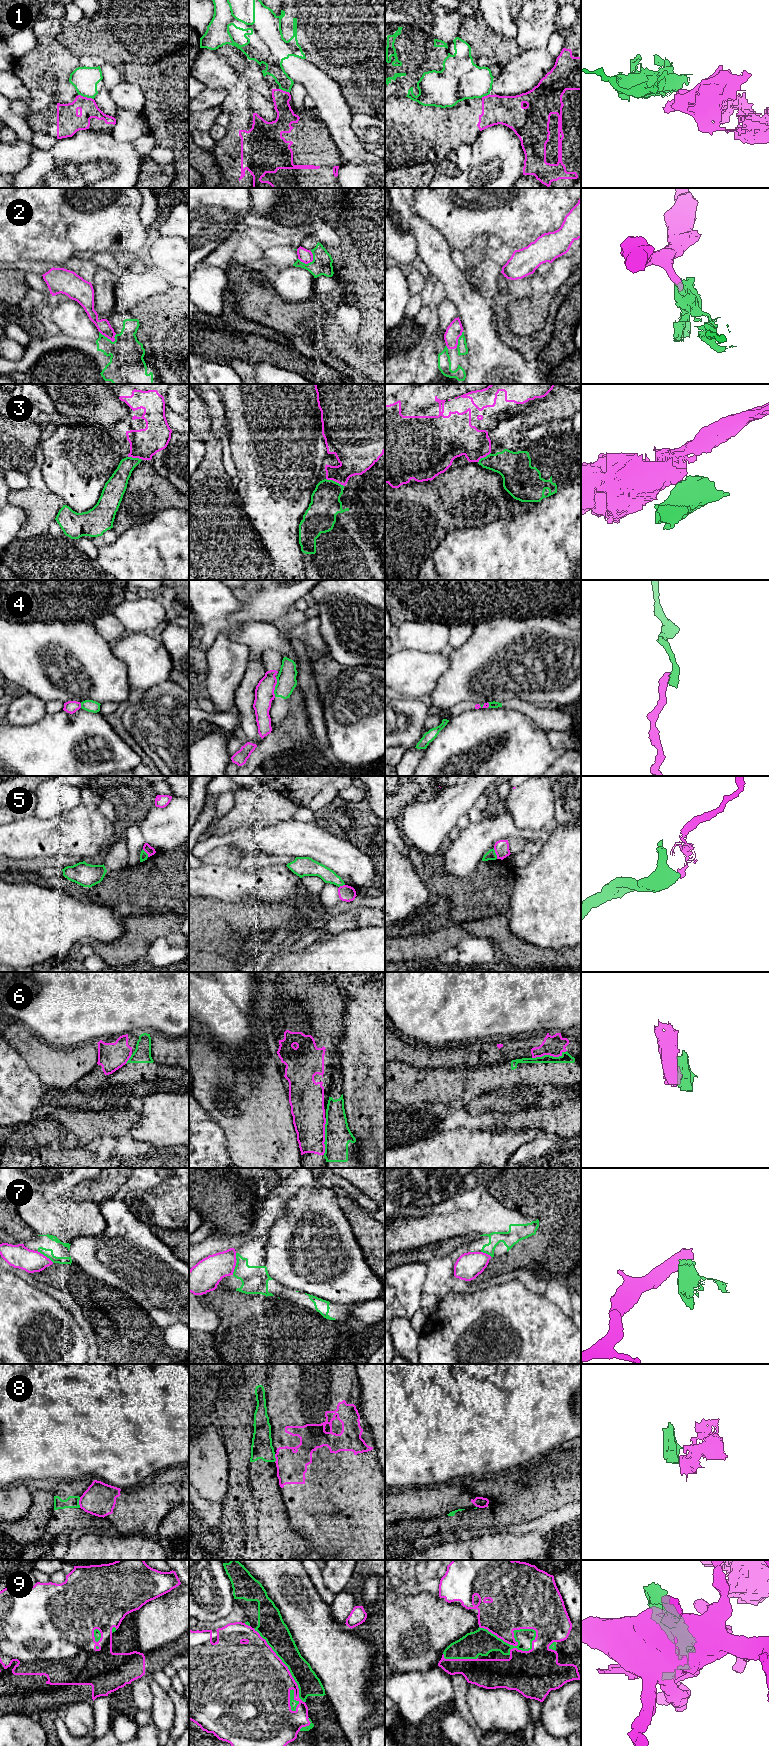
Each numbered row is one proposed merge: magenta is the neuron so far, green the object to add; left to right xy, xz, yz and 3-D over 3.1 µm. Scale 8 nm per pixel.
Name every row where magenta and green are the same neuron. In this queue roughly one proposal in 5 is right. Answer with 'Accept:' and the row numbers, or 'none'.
Accept: none

